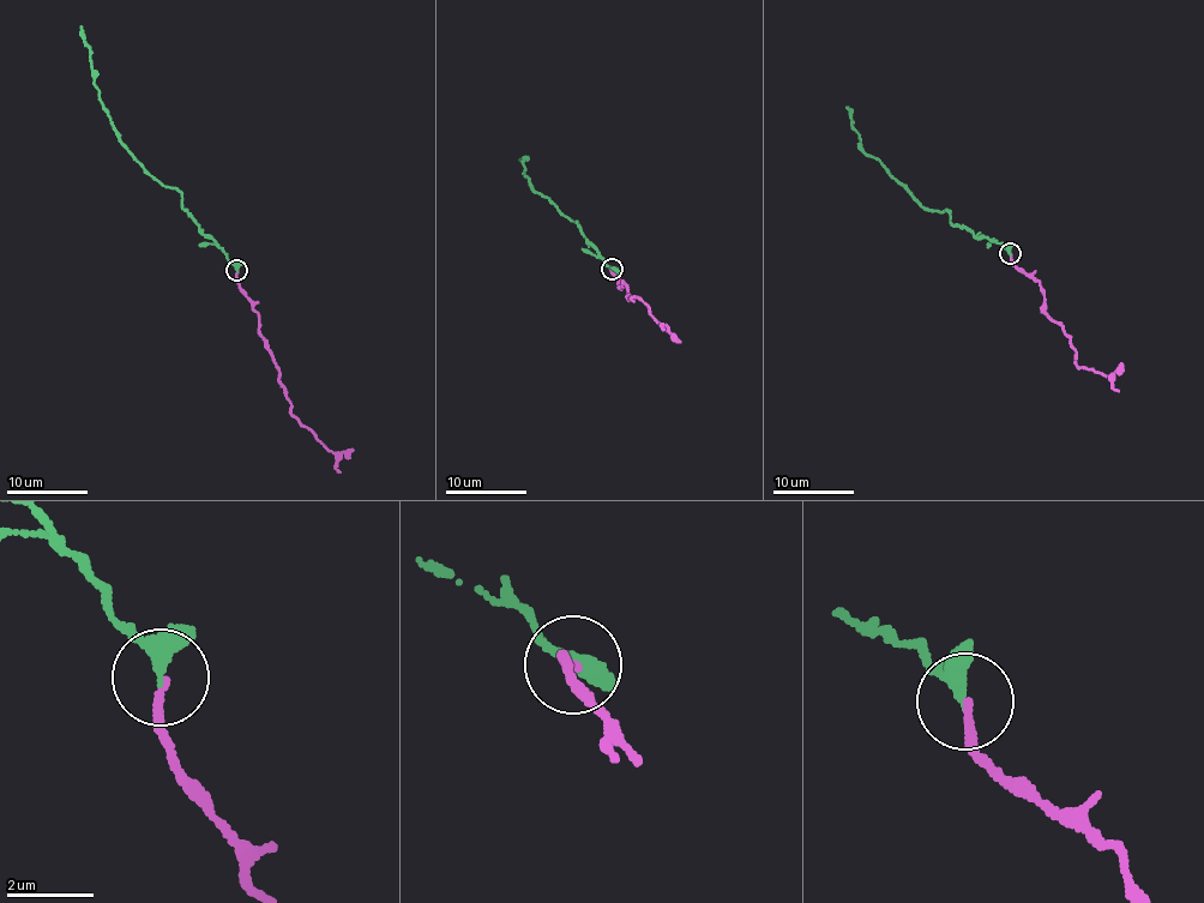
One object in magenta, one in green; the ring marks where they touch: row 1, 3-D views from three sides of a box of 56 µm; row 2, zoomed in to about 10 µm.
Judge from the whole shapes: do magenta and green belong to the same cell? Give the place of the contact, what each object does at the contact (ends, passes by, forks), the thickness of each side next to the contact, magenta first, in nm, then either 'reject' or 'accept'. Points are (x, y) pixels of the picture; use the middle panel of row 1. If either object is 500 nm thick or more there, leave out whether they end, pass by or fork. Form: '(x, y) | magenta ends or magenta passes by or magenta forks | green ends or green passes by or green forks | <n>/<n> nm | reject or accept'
(612, 269) | magenta ends | green passes by | 190/300 nm | accept

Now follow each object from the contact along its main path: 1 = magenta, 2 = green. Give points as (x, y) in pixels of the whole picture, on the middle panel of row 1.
1: (612, 269), (619, 287), (622, 282), (631, 299), (633, 301), (634, 296), (680, 342)
2: (612, 269), (578, 223), (560, 212), (525, 175), (523, 160), (527, 160), (521, 157)

